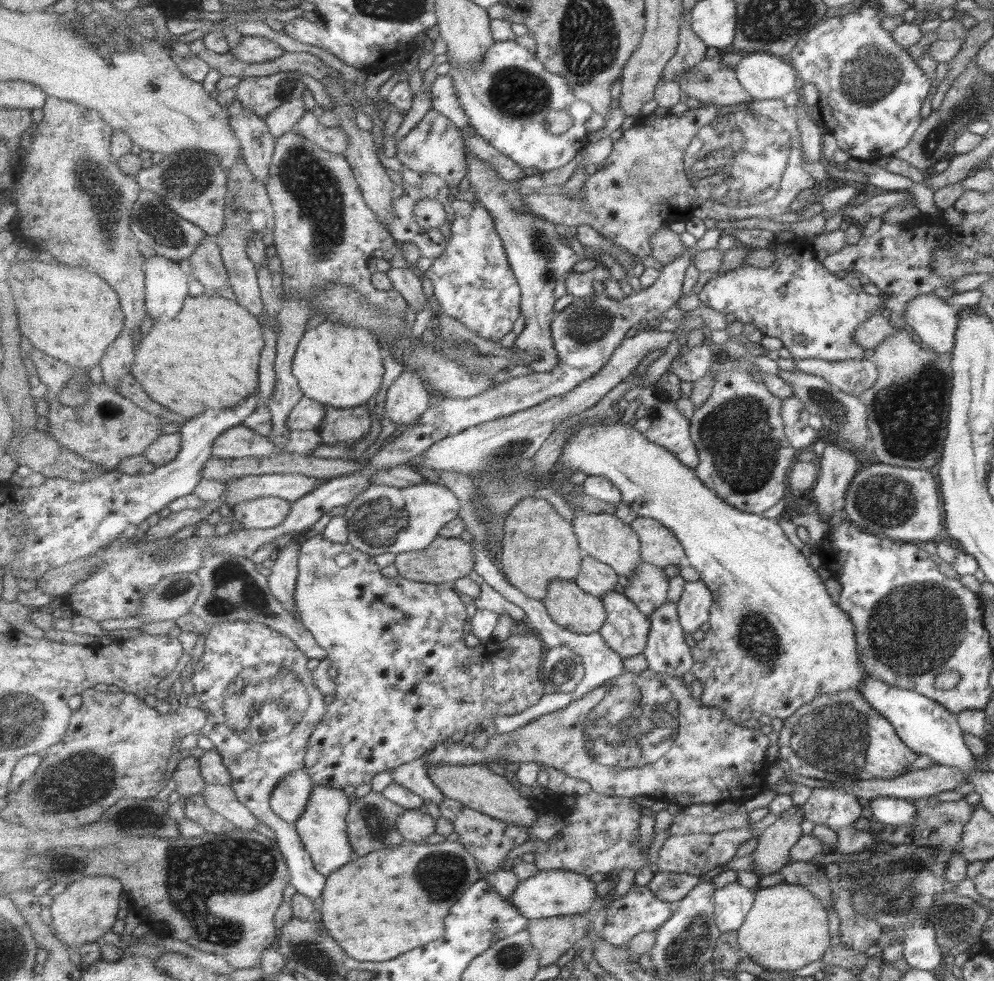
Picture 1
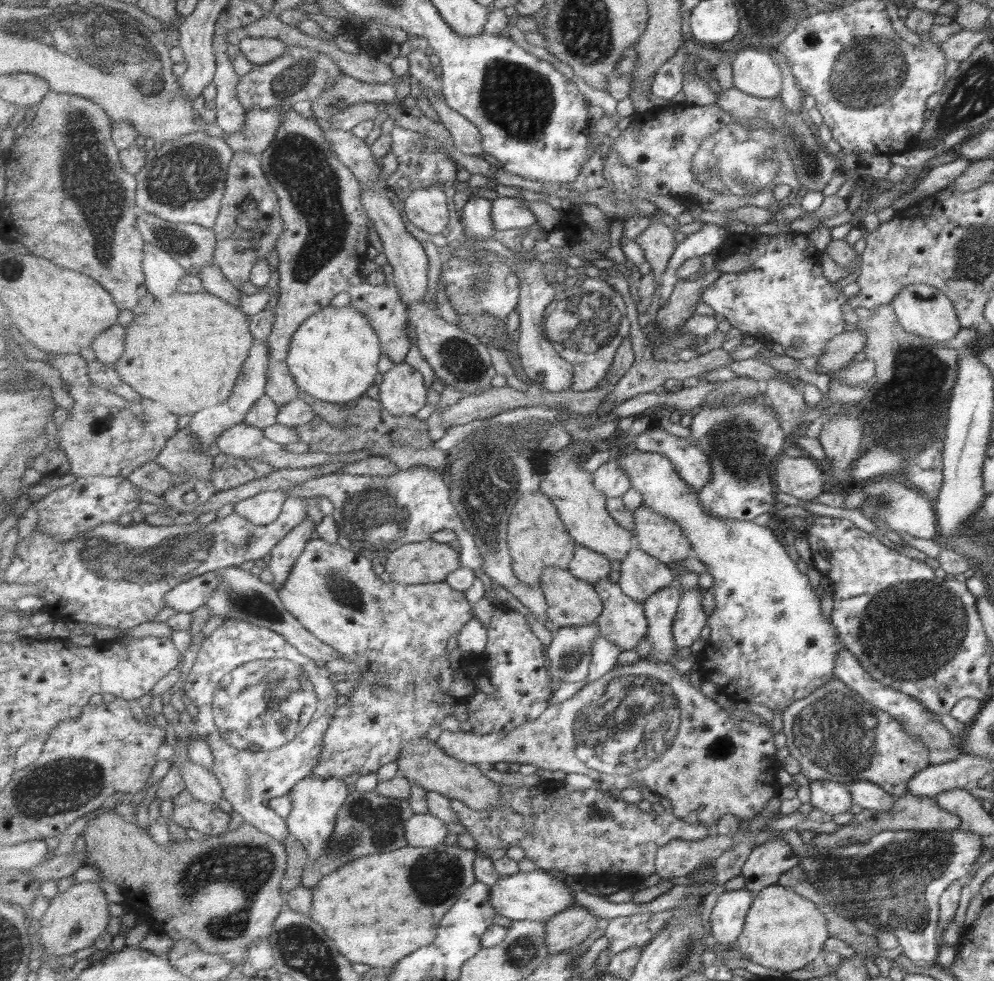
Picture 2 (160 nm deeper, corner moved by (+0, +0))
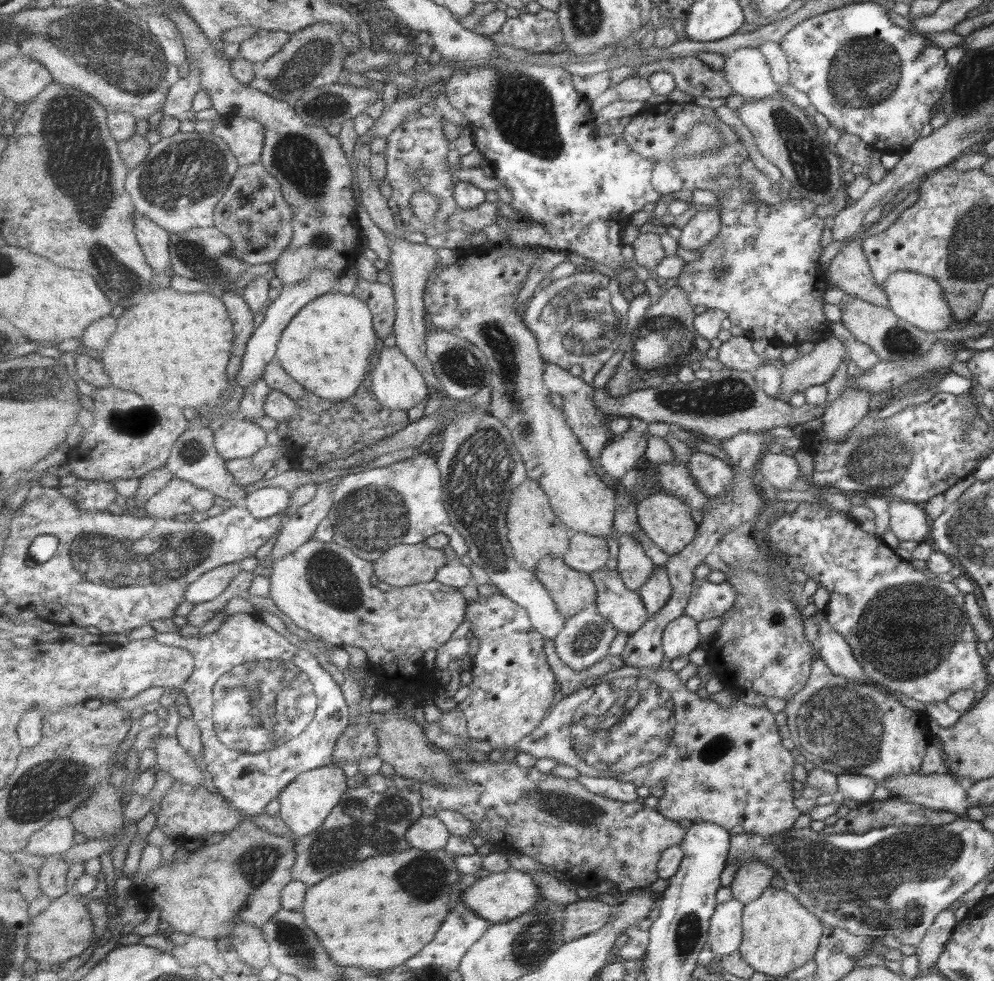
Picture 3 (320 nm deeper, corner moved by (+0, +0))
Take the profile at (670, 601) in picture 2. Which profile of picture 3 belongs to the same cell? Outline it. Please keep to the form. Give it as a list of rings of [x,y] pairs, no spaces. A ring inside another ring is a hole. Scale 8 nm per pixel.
[[[659,566],[655,569],[650,579],[643,583],[638,590],[641,598],[644,600],[648,614],[655,616],[659,614],[665,605],[669,602],[673,594],[673,587],[670,583],[670,576],[667,574],[665,567]]]

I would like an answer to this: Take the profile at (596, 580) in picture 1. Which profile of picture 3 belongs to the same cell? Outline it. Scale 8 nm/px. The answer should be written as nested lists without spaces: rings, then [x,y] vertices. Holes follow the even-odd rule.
[[[575,532],[572,536],[569,552],[563,559],[575,570],[585,571],[586,573],[591,574],[596,570],[601,570],[608,566],[609,546],[607,546],[607,541],[603,537]]]

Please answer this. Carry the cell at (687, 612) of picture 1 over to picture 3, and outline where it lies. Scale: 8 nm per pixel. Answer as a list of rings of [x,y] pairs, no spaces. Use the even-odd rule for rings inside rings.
[[[683,614],[673,620],[664,630],[663,642],[665,656],[670,660],[689,656],[695,648],[700,646],[702,636],[699,623],[689,615]]]

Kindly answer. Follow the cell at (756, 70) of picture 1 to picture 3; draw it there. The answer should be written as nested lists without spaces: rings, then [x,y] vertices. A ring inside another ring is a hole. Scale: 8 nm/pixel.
[[[740,48],[728,54],[724,77],[746,99],[769,97],[777,91],[760,48]]]

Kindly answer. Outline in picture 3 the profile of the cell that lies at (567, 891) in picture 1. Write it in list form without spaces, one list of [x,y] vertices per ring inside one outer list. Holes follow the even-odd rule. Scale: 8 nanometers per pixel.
[[[511,869],[507,872],[491,873],[485,878],[478,879],[465,894],[462,900],[466,905],[479,914],[481,918],[493,922],[493,924],[506,923],[527,911],[530,911],[537,903],[545,898],[539,885],[535,883],[529,872]]]

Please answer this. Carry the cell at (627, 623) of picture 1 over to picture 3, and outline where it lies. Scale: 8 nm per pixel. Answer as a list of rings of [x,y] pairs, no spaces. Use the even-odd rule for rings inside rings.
[[[608,566],[601,570],[596,570],[591,573],[592,579],[596,583],[598,597],[596,600],[596,610],[604,616],[618,632],[629,633],[630,636],[640,630],[640,628],[649,621],[647,607],[644,600],[638,591],[631,590],[621,578],[620,572],[617,569],[609,568]]]

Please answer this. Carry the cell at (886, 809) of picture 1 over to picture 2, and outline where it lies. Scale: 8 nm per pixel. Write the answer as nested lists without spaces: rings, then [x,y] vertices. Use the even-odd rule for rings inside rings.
[[[857,779],[847,784],[846,788],[852,804],[856,804],[861,809],[881,812],[893,810],[893,796],[876,784]]]

